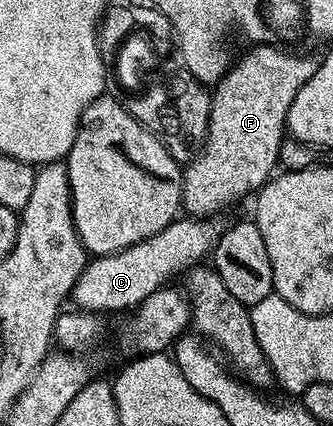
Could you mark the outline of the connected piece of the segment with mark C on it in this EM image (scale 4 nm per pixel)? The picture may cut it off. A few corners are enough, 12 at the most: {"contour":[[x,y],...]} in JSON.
{"contour":[[179,218],[95,256],[74,283],[84,312],[129,313],[211,255],[223,225]]}

